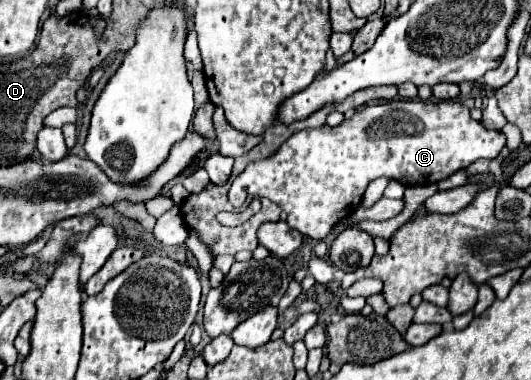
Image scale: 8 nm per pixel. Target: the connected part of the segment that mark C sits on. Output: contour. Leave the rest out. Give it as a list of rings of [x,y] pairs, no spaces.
[[[389,100],[385,104],[361,106],[353,118],[343,120],[339,126],[321,126],[313,130],[301,130],[293,134],[277,154],[251,162],[243,174],[239,174],[229,190],[229,202],[239,208],[245,198],[269,198],[279,204],[287,214],[287,224],[307,234],[313,240],[325,240],[331,226],[341,218],[347,218],[361,204],[363,192],[375,178],[393,178],[405,186],[437,184],[457,170],[467,168],[479,158],[495,158],[505,146],[505,136],[497,130],[487,130],[481,122],[473,120],[469,108],[459,102],[447,100]]]

